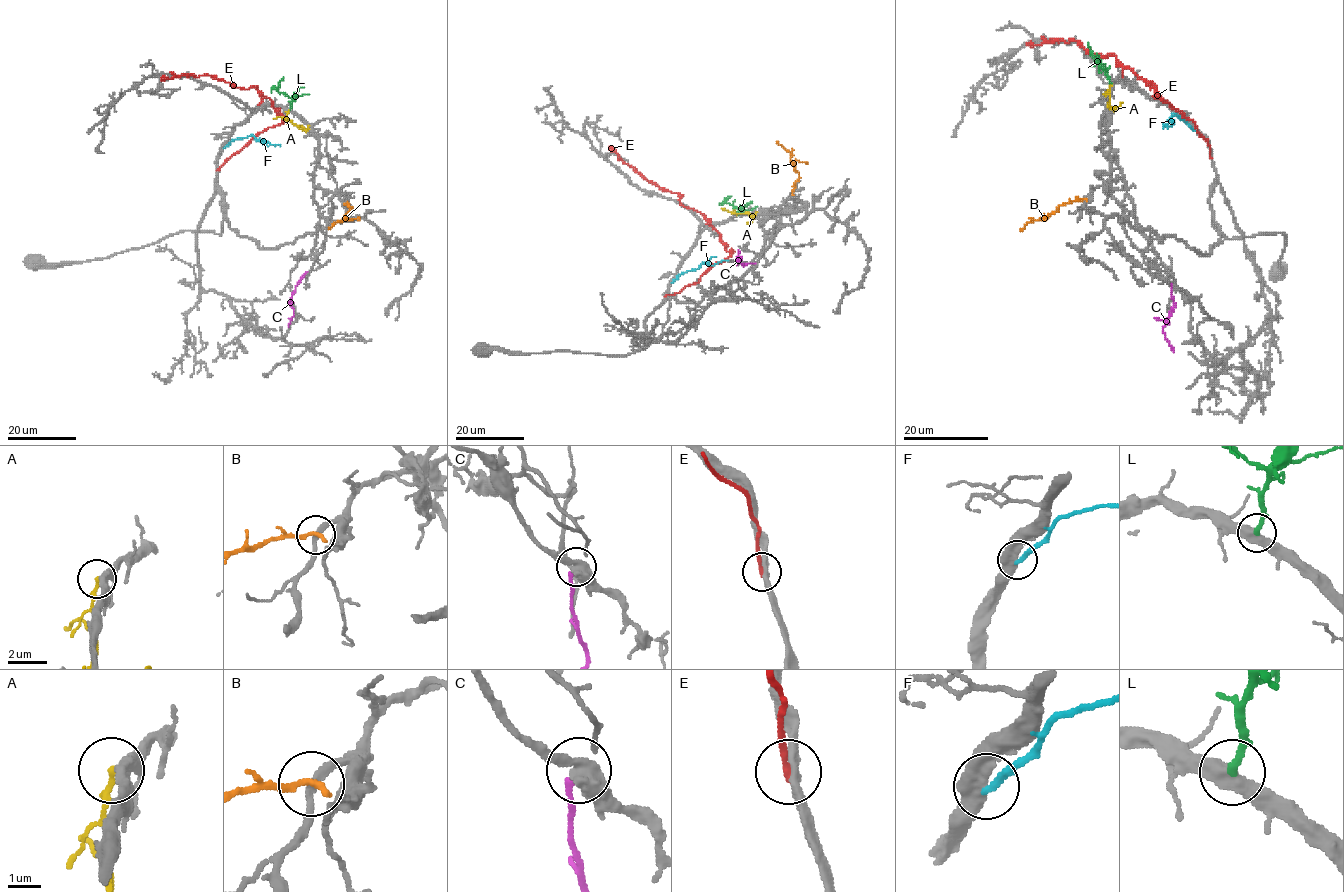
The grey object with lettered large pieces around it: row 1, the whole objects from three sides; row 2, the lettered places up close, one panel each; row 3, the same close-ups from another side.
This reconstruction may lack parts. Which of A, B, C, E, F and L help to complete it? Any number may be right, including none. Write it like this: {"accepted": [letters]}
{"accepted": ["L"]}

